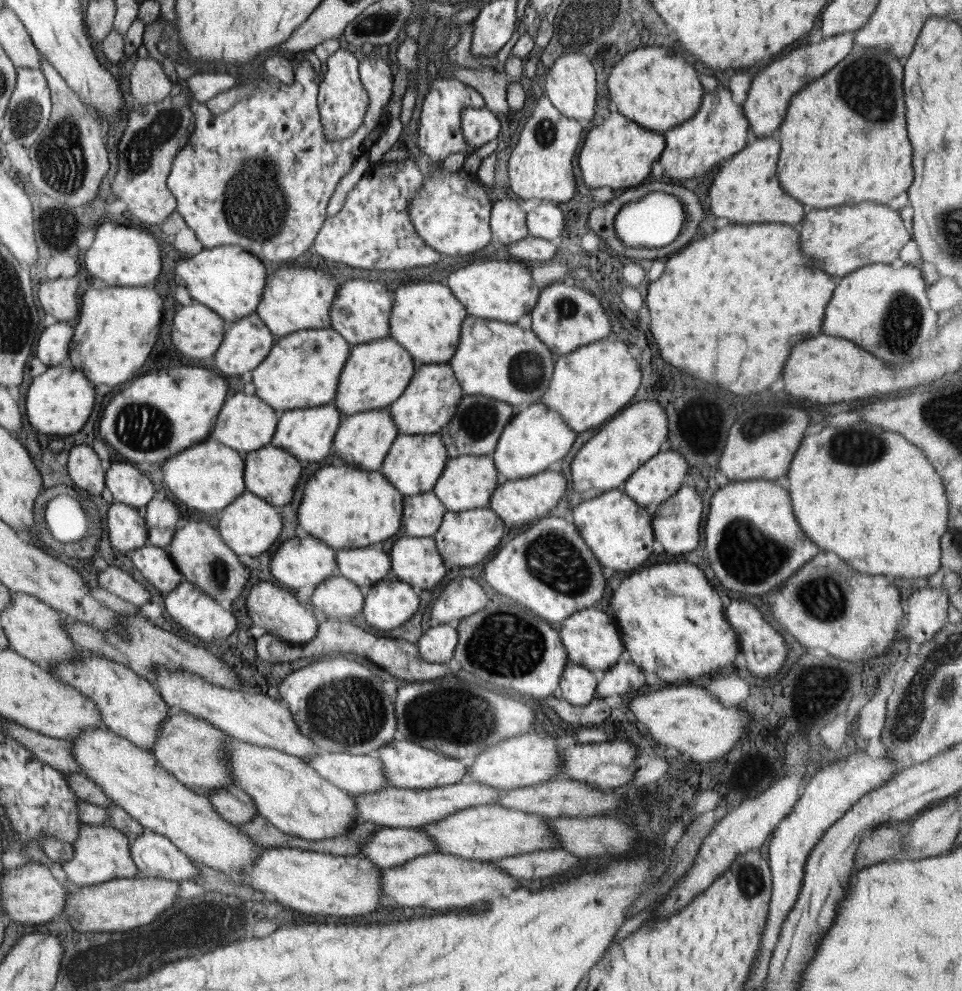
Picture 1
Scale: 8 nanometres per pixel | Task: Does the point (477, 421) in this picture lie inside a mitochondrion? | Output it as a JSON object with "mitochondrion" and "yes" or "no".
{"mitochondrion":"yes"}

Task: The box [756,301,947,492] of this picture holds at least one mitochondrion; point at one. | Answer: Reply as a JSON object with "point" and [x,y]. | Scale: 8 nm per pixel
{"point":[857,446]}

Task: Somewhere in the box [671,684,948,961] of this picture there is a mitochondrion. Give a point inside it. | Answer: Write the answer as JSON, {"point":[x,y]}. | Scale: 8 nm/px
{"point":[749,882]}

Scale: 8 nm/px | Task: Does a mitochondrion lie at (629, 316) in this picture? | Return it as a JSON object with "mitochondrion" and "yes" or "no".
{"mitochondrion":"no"}

